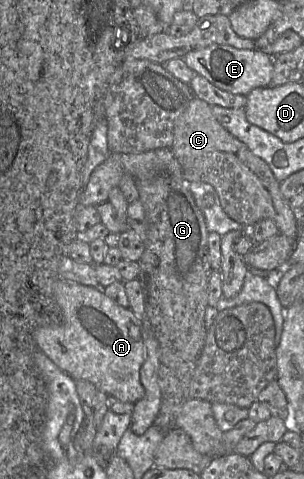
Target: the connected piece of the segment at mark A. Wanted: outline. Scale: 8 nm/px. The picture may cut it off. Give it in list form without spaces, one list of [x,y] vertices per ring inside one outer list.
[[[60,278],[54,283],[54,295],[63,320],[56,327],[39,327],[33,331],[36,347],[60,370],[74,380],[91,382],[97,390],[121,402],[136,403],[145,395],[140,369],[145,360],[144,318],[138,318],[130,308],[124,308],[95,288]]]

